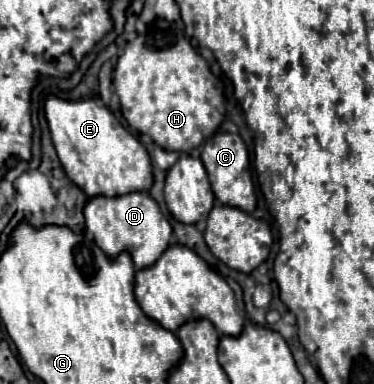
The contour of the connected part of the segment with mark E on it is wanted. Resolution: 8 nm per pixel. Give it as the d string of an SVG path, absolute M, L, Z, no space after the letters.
M49 97L45 115L65 173L87 195L125 195L125 191L151 189L153 167L147 149L97 99L63 101Z

